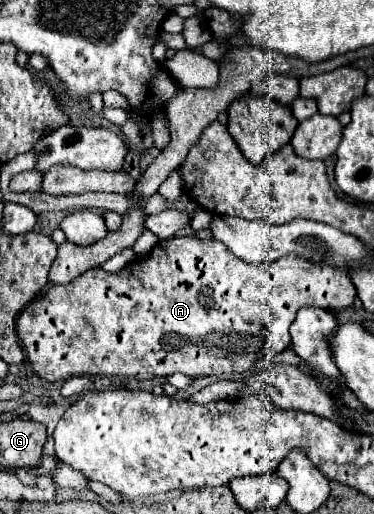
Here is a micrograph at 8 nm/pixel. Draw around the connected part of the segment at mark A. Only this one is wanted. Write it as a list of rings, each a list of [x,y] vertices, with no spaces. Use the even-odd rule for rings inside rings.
[[[170,237],[166,241],[158,241],[148,255],[136,257],[130,261],[122,271],[118,273],[106,273],[100,267],[88,269],[86,273],[78,275],[74,281],[68,285],[52,285],[44,297],[34,299],[26,309],[20,313],[16,321],[16,333],[22,343],[22,349],[34,369],[42,379],[46,381],[58,381],[58,379],[68,379],[72,375],[124,375],[124,377],[136,377],[140,381],[152,379],[152,377],[166,377],[172,373],[184,373],[190,377],[204,377],[204,375],[224,375],[224,373],[244,373],[248,371],[258,359],[274,355],[284,351],[290,345],[290,333],[288,327],[296,317],[296,311],[304,305],[314,305],[314,307],[324,307],[328,311],[336,309],[348,309],[354,305],[356,299],[356,287],[350,279],[350,275],[344,269],[332,267],[328,263],[316,263],[316,261],[304,261],[304,257],[294,257],[286,255],[278,261],[270,263],[246,263],[238,257],[234,257],[226,245],[222,245],[216,239],[198,239],[198,237]]]

